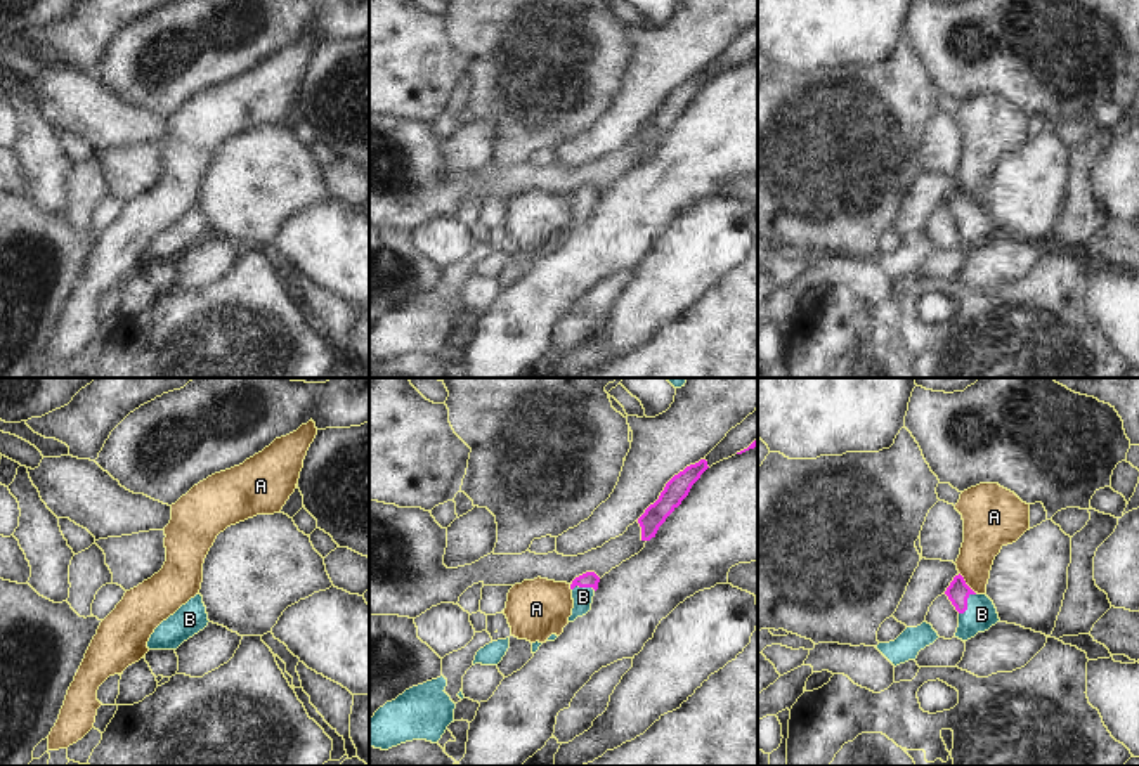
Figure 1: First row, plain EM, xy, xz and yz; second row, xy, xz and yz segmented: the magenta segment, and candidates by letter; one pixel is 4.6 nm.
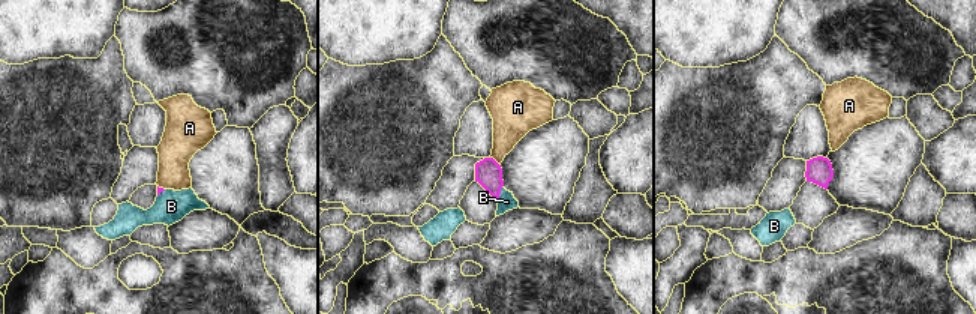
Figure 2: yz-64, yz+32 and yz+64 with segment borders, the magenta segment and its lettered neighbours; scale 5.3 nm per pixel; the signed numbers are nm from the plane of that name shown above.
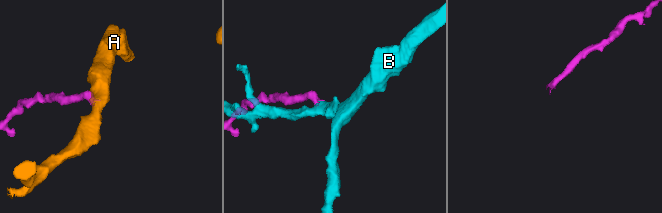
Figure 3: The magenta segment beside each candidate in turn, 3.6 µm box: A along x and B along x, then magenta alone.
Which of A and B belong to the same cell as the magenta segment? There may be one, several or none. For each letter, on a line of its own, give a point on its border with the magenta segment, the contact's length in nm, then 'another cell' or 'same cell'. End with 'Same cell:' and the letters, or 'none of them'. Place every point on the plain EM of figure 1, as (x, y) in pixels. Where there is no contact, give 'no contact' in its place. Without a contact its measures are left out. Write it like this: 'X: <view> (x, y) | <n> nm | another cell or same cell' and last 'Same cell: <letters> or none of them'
A: yz (964, 194) | 130 nm | another cell
B: yz (966, 215) | 130 nm | same cell
Same cell: B

